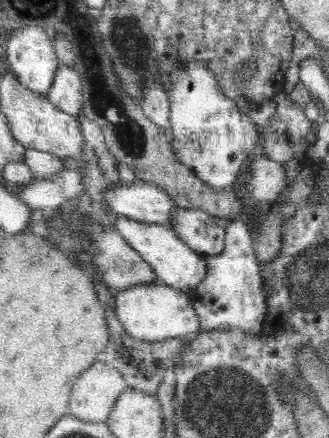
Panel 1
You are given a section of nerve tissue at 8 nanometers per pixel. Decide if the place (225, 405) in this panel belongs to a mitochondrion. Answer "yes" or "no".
yes

